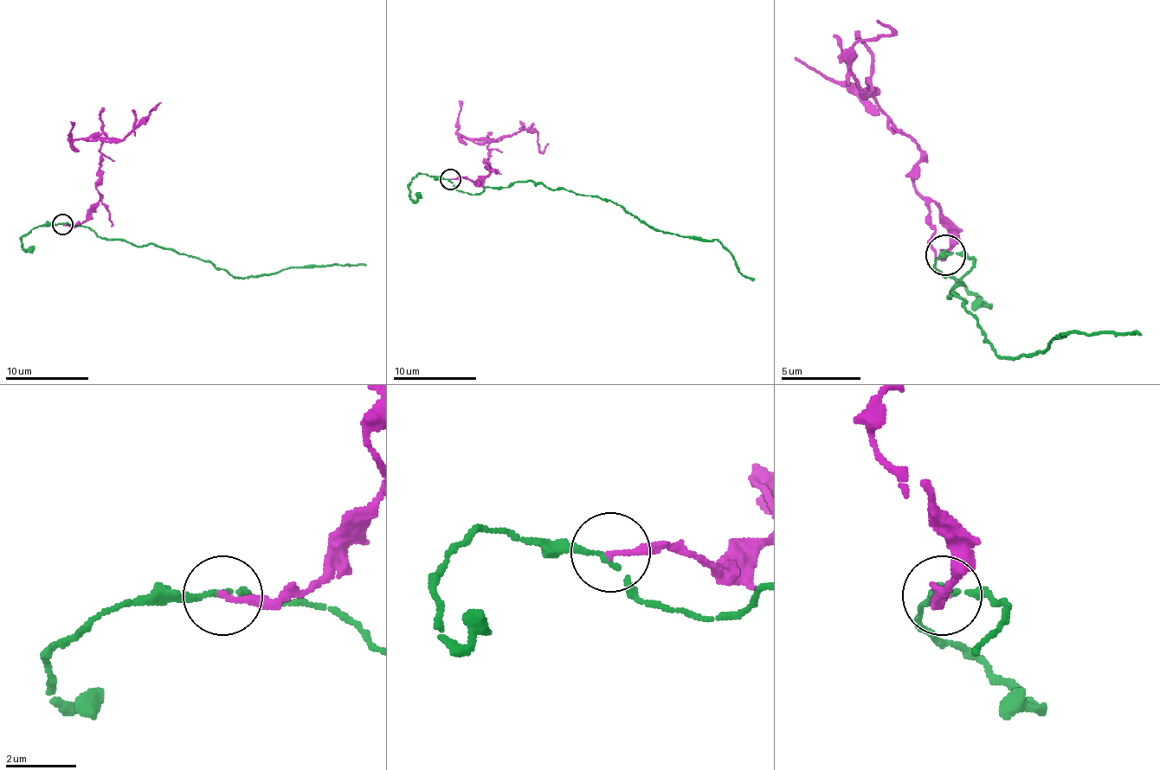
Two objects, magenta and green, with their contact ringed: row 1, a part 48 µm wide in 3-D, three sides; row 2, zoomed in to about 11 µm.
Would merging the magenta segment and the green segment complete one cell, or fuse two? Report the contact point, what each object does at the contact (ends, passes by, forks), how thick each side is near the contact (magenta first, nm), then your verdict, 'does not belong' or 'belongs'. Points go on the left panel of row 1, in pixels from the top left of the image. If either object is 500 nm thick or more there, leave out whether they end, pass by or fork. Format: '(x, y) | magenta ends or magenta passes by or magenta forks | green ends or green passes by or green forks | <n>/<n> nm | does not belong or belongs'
(62, 224) | magenta ends | green passes by | 170/120 nm | does not belong

